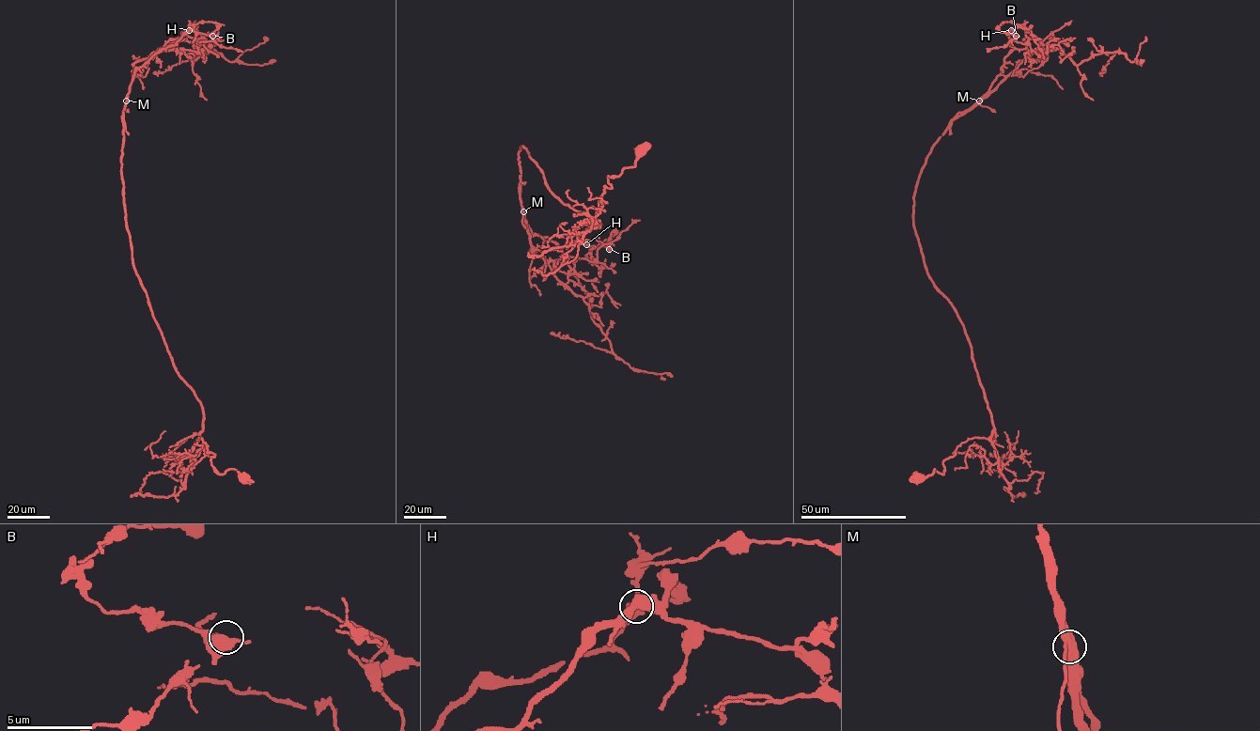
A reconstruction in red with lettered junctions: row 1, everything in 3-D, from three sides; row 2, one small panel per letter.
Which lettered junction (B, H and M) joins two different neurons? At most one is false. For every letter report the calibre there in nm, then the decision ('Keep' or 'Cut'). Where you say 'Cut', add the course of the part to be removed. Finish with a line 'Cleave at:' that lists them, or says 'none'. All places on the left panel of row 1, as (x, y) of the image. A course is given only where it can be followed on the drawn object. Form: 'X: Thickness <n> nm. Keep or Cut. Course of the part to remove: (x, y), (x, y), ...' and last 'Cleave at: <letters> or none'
B: Thickness 550 nm. Keep
H: Thickness 550 nm. Keep
M: Thickness 550 nm. Cut. Course of the part to remove: (126, 101), (134, 71), (157, 53), (174, 45), (189, 30), (209, 35), (217, 28), (216, 25)
Cleave at: M

